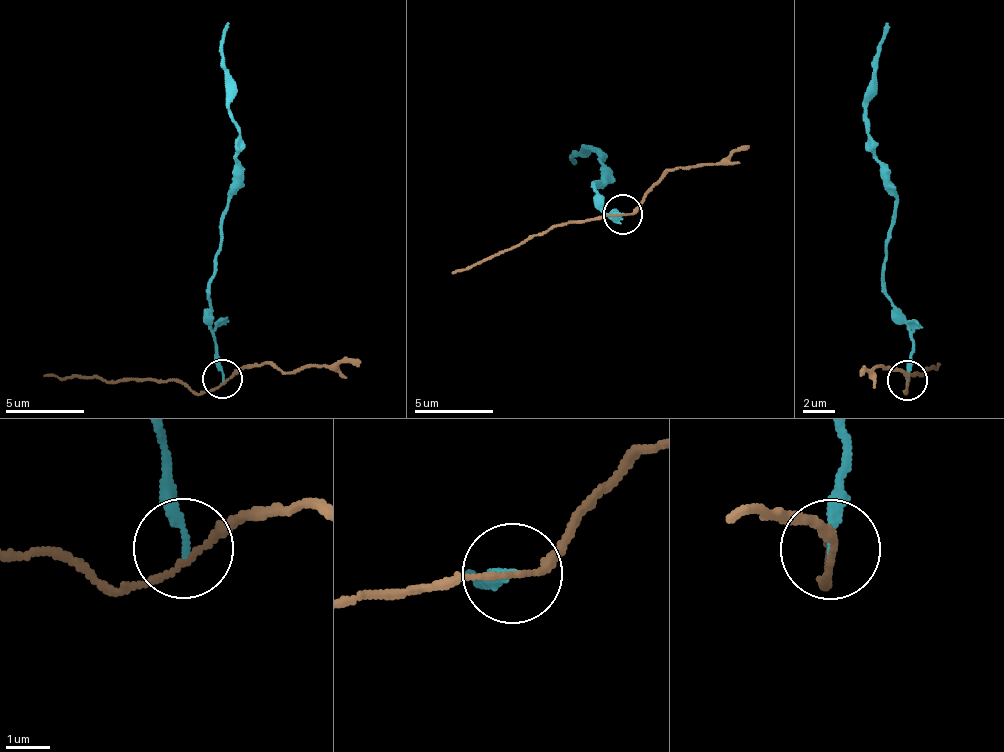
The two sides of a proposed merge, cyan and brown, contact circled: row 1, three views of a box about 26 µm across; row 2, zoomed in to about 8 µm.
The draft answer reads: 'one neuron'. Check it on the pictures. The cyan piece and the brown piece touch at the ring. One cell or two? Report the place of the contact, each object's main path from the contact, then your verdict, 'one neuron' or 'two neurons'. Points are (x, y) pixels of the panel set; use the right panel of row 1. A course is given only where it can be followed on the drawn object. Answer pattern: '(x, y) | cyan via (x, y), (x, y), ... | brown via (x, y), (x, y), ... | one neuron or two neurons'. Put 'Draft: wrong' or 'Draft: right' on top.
Draft: wrong
(907, 380) | cyan via (906, 381), (913, 329), (888, 297), (884, 277), (895, 192), (868, 134), (867, 89), (878, 41), (887, 22) | brown via (907, 381), (903, 391), (906, 376), (941, 365) | two neurons

